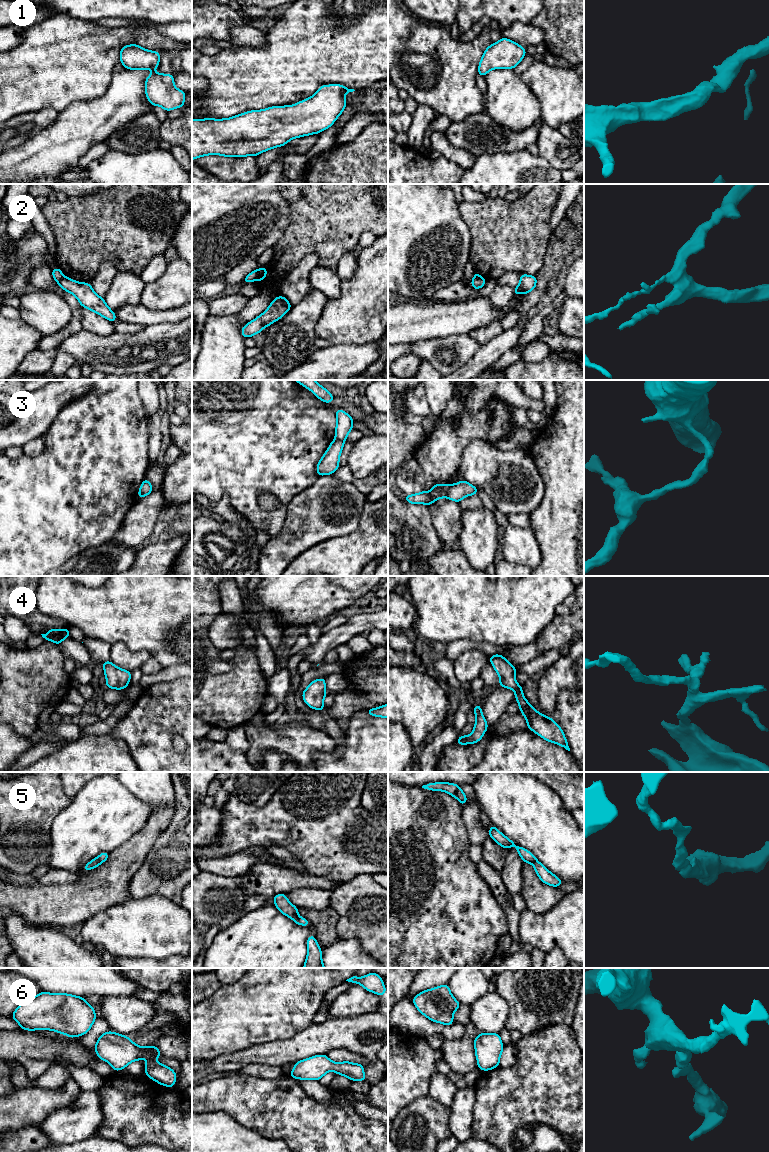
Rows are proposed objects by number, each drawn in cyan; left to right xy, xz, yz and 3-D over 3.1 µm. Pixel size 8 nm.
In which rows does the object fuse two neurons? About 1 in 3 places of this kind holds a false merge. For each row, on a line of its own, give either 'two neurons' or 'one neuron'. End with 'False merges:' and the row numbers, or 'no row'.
1: one neuron
2: two neurons
3: two neurons
4: one neuron
5: one neuron
6: one neuron
False merges: 2, 3

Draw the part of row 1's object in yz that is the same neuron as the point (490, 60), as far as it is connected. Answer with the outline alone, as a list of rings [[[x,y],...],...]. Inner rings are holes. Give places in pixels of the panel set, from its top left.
[[[502,37],[485,49],[478,66],[478,74],[485,77],[492,69],[513,69],[525,55],[525,47]]]

